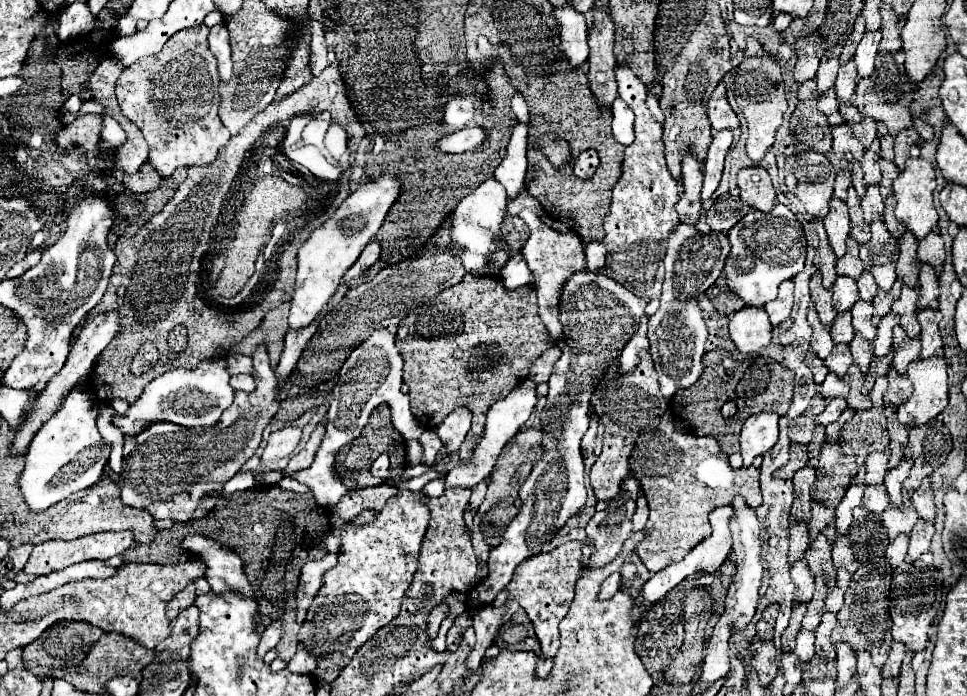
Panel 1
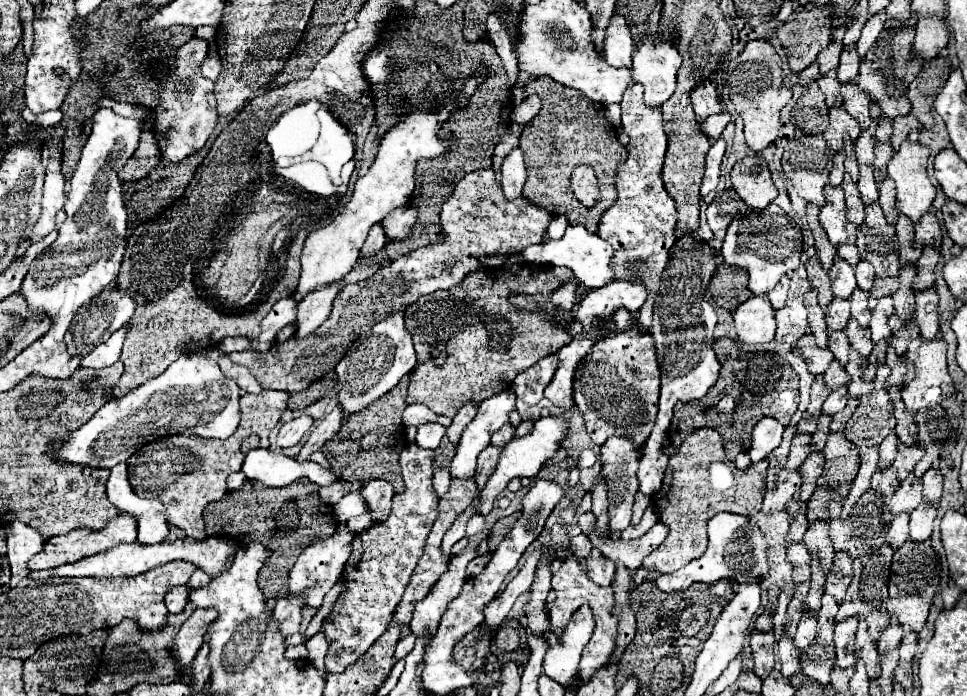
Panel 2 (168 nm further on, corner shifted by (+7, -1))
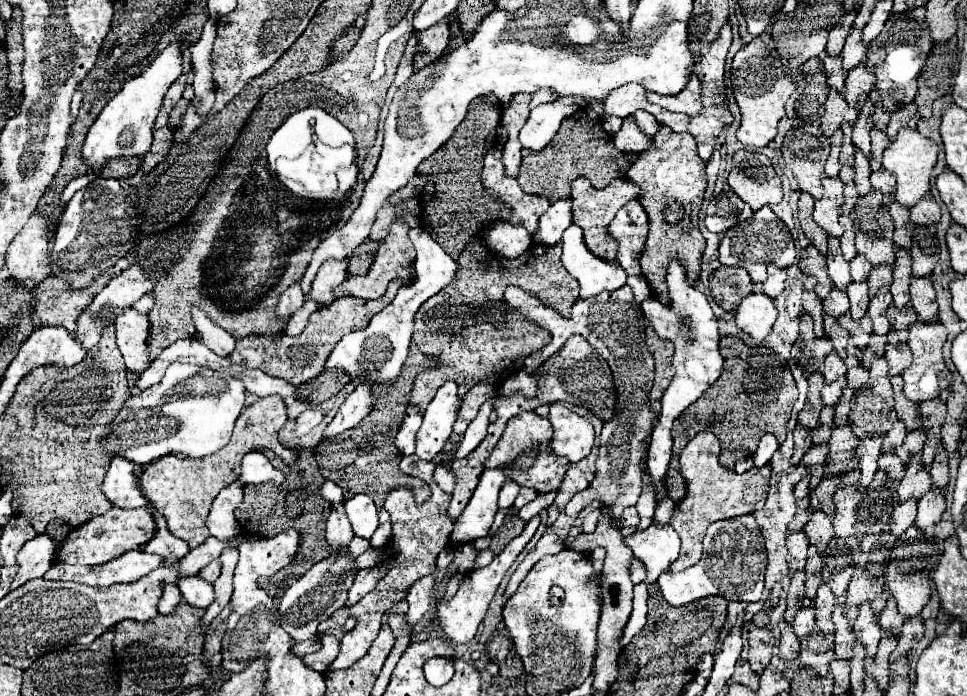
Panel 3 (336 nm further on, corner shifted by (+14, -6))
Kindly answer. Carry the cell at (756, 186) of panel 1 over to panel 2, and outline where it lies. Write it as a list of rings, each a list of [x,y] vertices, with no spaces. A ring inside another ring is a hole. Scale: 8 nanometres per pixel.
[[[748,155],[740,159],[730,171],[730,177],[736,193],[754,209],[764,209],[778,197],[778,189],[762,155]]]

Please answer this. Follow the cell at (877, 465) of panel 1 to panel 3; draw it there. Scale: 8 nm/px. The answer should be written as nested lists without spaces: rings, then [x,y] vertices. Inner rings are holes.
[[[899,420],[893,424],[893,428],[885,434],[885,438],[883,438],[883,452],[891,452],[891,450],[895,450],[897,446],[901,446],[903,444],[903,440],[905,440],[905,436],[907,436],[907,432],[905,432],[905,424],[901,424]]]

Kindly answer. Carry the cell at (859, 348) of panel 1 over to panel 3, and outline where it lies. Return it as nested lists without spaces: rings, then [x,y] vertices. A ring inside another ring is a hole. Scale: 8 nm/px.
[[[846,312],[838,318],[838,322],[842,328],[849,332],[851,342],[857,348],[864,350],[867,347],[873,333],[872,322],[869,320],[869,316],[863,316],[859,322],[855,322],[851,314]]]

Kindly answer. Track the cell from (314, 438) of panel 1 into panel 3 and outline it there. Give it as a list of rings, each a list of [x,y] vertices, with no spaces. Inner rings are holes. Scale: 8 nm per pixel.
[[[359,384],[341,404],[339,412],[335,414],[335,418],[331,420],[331,424],[325,428],[323,438],[329,436],[337,436],[353,426],[359,424],[359,420],[363,420],[363,416],[369,412],[369,408],[373,406],[371,402],[371,386],[367,384]]]

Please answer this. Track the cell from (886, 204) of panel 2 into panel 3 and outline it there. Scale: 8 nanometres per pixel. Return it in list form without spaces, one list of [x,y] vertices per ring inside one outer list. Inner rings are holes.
[[[883,168],[879,172],[871,174],[871,186],[875,190],[881,190],[883,196],[893,196],[893,188],[895,188],[895,180],[891,172],[885,172]]]

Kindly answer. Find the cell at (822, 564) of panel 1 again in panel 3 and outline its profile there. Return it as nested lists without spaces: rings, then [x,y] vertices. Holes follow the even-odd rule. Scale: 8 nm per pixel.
[[[817,510],[817,512],[813,512],[809,516],[807,526],[803,528],[803,532],[807,534],[809,544],[815,546],[819,552],[823,552],[827,548],[827,544],[831,542],[831,538],[833,538],[833,526],[831,526],[831,522],[833,522],[833,514],[827,516],[821,510]]]

